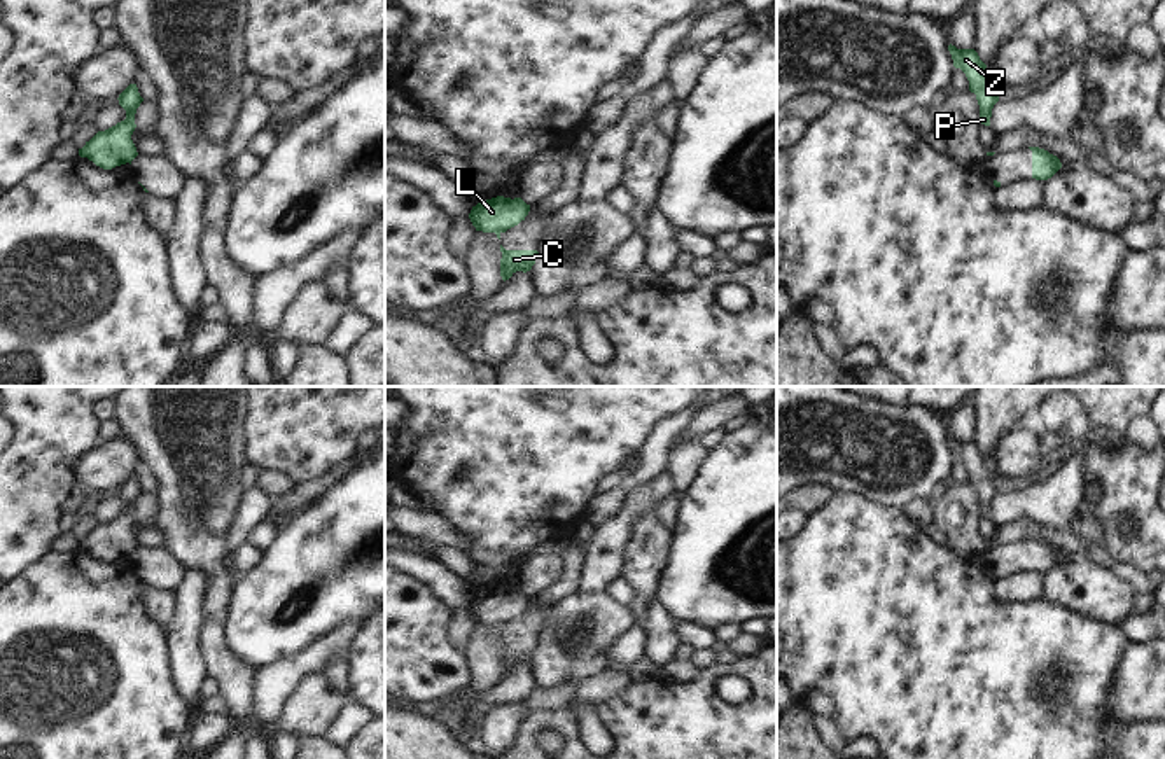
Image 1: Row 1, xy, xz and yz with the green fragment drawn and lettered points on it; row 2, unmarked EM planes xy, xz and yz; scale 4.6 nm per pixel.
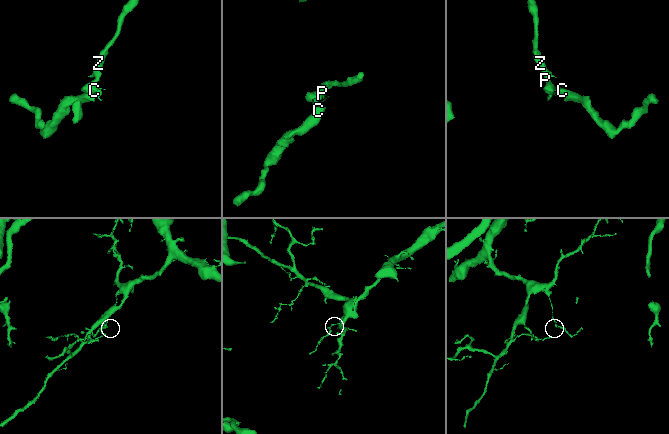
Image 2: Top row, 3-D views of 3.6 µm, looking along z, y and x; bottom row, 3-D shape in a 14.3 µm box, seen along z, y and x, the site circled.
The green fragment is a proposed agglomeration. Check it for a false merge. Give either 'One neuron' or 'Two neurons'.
Two neurons

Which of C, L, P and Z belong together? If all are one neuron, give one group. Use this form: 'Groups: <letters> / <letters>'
Groups: C / L P Z

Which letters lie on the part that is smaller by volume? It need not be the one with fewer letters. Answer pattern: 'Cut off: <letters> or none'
Cut off: C

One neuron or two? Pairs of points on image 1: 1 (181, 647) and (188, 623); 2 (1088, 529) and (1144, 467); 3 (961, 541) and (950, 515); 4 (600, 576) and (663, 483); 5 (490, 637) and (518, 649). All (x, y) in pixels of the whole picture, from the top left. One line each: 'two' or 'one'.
1: one
2: two
3: one
4: one
5: two

